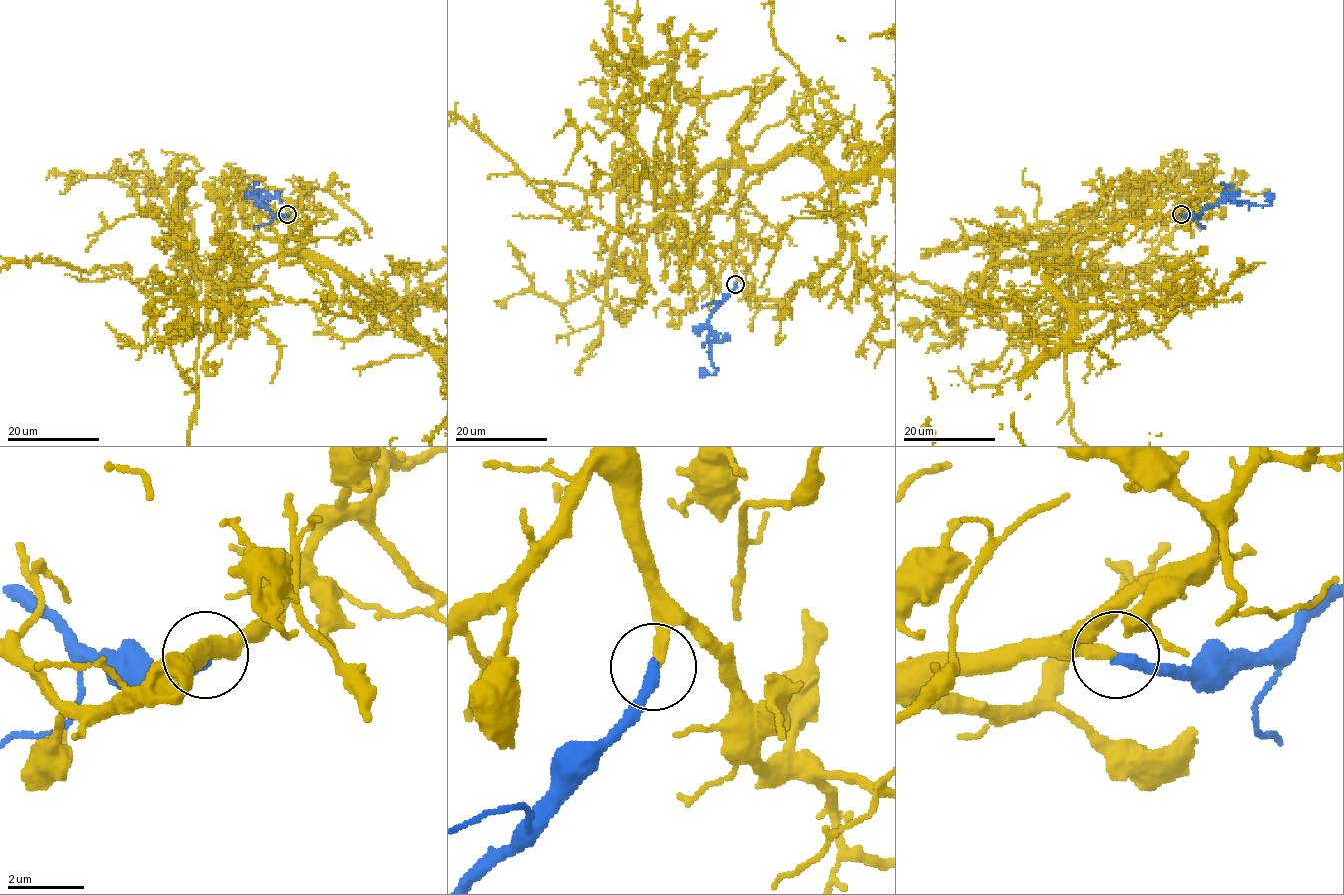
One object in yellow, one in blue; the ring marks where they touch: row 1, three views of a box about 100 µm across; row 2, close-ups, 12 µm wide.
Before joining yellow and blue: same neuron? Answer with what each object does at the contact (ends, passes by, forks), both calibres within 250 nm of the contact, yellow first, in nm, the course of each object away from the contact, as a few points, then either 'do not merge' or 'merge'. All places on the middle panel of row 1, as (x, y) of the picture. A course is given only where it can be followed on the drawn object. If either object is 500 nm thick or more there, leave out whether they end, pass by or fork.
yellow ends there; blue ends there; 240 nm thick on the yellow side, 320 nm on the other; blue runs (736, 284), (708, 322), (715, 372), (709, 375), (706, 372), (700, 373); merge

